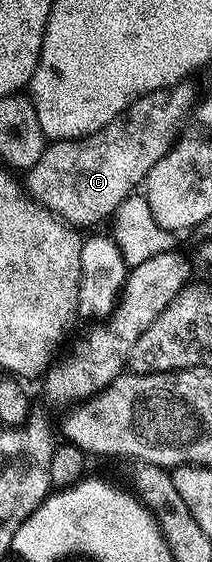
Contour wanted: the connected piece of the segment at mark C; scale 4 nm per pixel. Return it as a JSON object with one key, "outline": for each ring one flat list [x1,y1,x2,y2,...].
{"outline":[[190,82,176,84,172,88,161,88,159,92,150,92,131,102,121,118,81,140,56,140,47,143,44,154,40,154,40,162,36,162,36,166,25,173,25,187,38,203,79,230,85,230,89,224,98,224,101,220,109,221,120,202,127,200,137,189,134,187,137,184,139,187,145,181,152,166,156,166,156,162,160,162,160,158,164,158,174,147,180,136,178,127,185,122,189,112,191,115,195,104,196,96,194,100,194,88]]}

